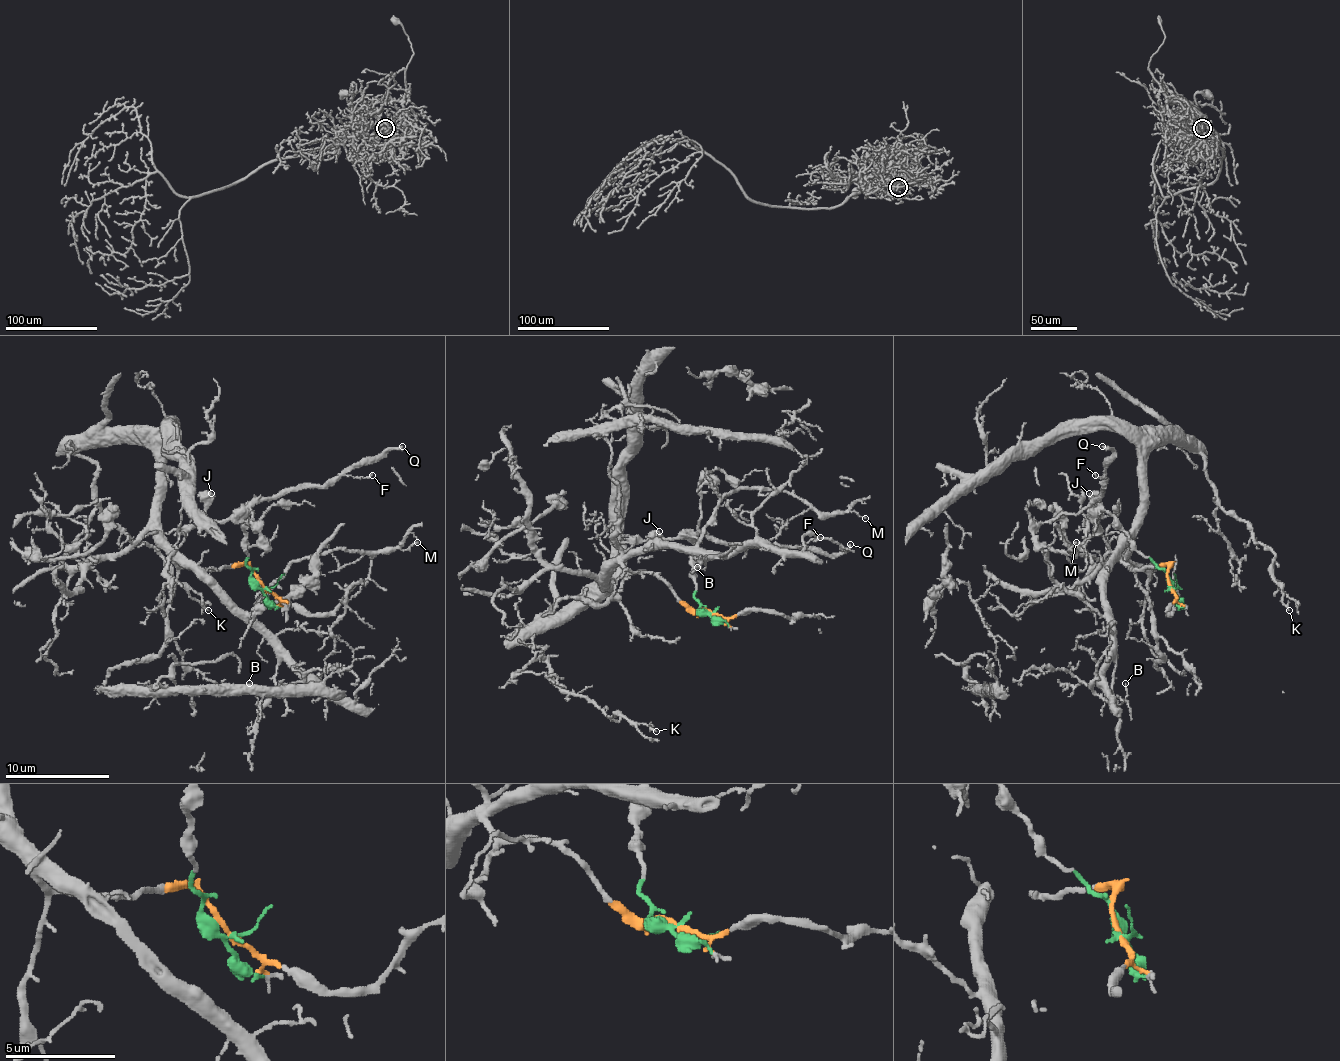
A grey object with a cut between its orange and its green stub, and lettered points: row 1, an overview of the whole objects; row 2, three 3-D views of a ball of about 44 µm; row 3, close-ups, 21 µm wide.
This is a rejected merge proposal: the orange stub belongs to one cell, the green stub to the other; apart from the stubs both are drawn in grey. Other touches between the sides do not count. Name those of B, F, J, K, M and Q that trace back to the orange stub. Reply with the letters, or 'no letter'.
B, K, M

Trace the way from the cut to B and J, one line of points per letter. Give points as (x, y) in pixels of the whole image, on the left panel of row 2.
B: (261, 582), (243, 566), (185, 569), (175, 561), (190, 563), (274, 650), (274, 692), (258, 705), (248, 684)
J: (258, 582), (245, 563), (248, 511), (214, 521), (206, 514), (206, 500), (211, 493)

